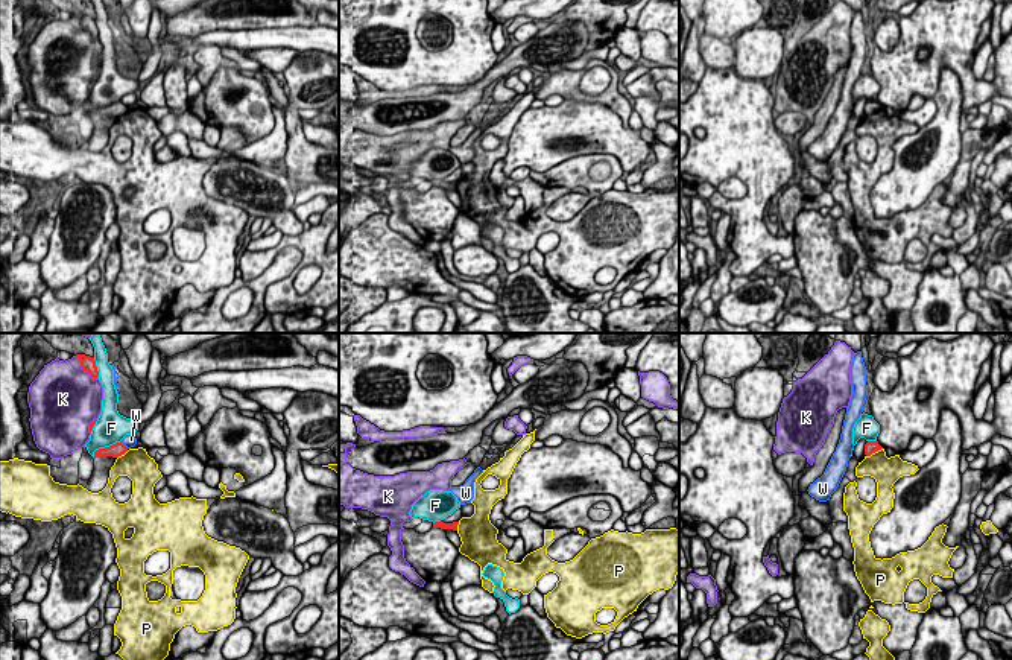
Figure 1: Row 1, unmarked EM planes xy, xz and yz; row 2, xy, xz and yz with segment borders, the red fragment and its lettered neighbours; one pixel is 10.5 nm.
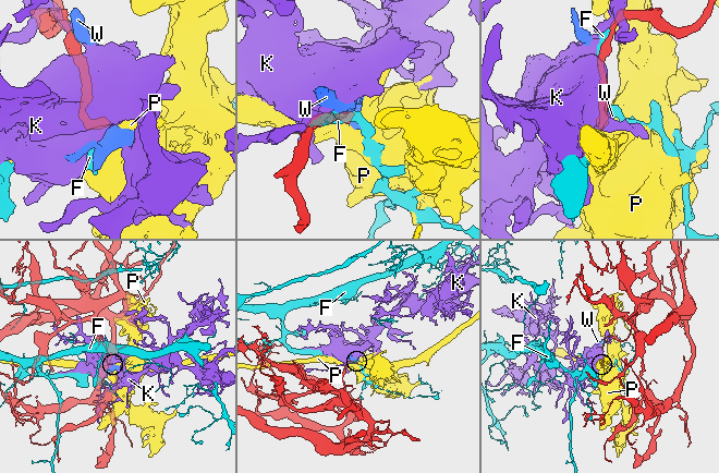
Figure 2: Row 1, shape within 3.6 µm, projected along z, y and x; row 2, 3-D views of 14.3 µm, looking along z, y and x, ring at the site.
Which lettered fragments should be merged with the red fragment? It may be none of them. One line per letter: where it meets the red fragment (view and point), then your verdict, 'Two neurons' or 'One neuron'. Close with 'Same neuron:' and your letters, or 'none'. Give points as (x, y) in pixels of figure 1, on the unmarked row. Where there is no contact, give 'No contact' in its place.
F: Touches red at xy (105, 107). Two neurons
K: Touches red at xy (84, 29). Two neurons
P: Touches red at yz (874, 111). Two neurons
W: Touches red at xy (123, 104). Two neurons
Same neuron: none

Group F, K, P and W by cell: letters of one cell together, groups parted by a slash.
F / K / P / W

